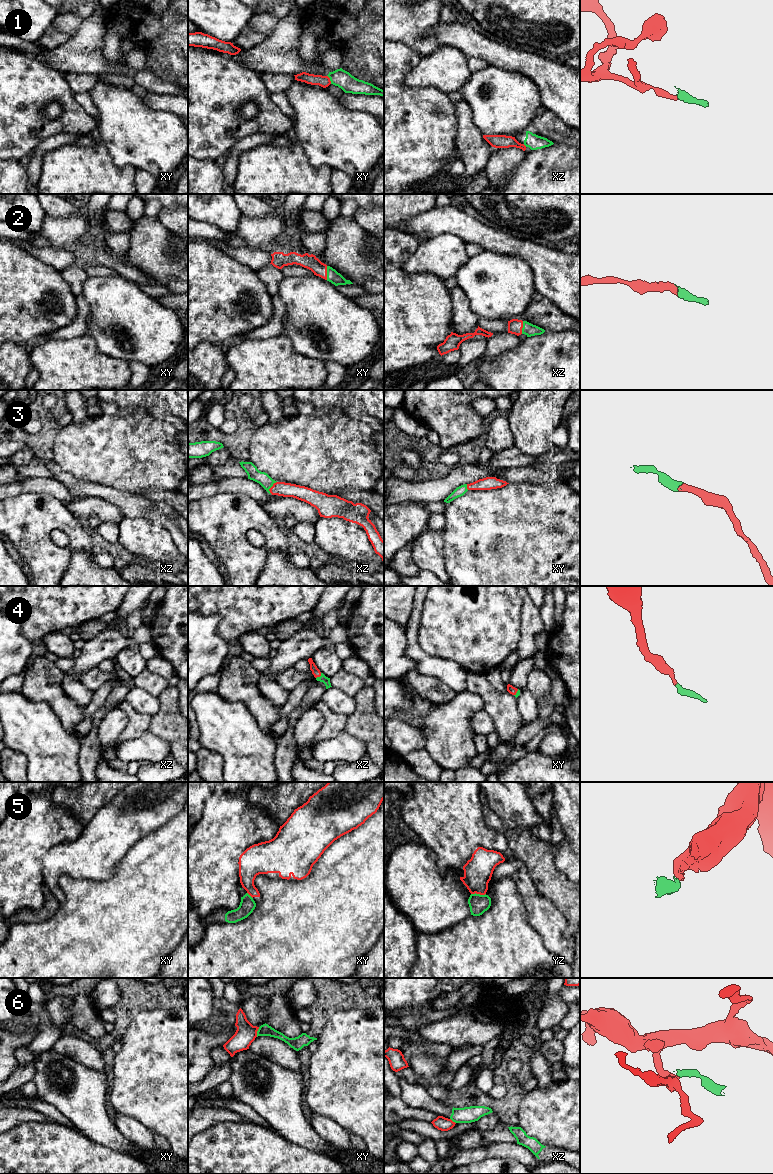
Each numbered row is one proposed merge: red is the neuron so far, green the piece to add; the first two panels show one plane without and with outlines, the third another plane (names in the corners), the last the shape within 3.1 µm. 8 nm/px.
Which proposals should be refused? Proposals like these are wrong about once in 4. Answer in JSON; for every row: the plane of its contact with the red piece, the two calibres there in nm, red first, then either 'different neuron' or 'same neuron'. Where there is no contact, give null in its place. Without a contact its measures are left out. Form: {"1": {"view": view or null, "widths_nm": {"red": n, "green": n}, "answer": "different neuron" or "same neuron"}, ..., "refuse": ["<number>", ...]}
{"1": {"view": "xy", "widths_nm": {"red": 100, "green": 140}, "answer": "different neuron"}, "2": {"view": "xy", "widths_nm": {"red": 120, "green": 100}, "answer": "same neuron"}, "3": {"view": "xz", "widths_nm": {"red": 110, "green": 100}, "answer": "same neuron"}, "4": {"view": "xz", "widths_nm": {"red": 70, "green": 60}, "answer": "same neuron"}, "5": {"view": "yz", "widths_nm": {"red": 220, "green": 150}, "answer": "different neuron"}, "6": {"view": "xy", "widths_nm": {"red": 160, "green": 100}, "answer": "different neuron"}, "refuse": ["1", "5", "6"]}

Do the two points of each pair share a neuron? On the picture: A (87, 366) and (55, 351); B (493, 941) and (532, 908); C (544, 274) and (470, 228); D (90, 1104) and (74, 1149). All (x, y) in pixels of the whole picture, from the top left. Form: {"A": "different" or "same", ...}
{"A": "same", "B": "different", "C": "same", "D": "different"}

